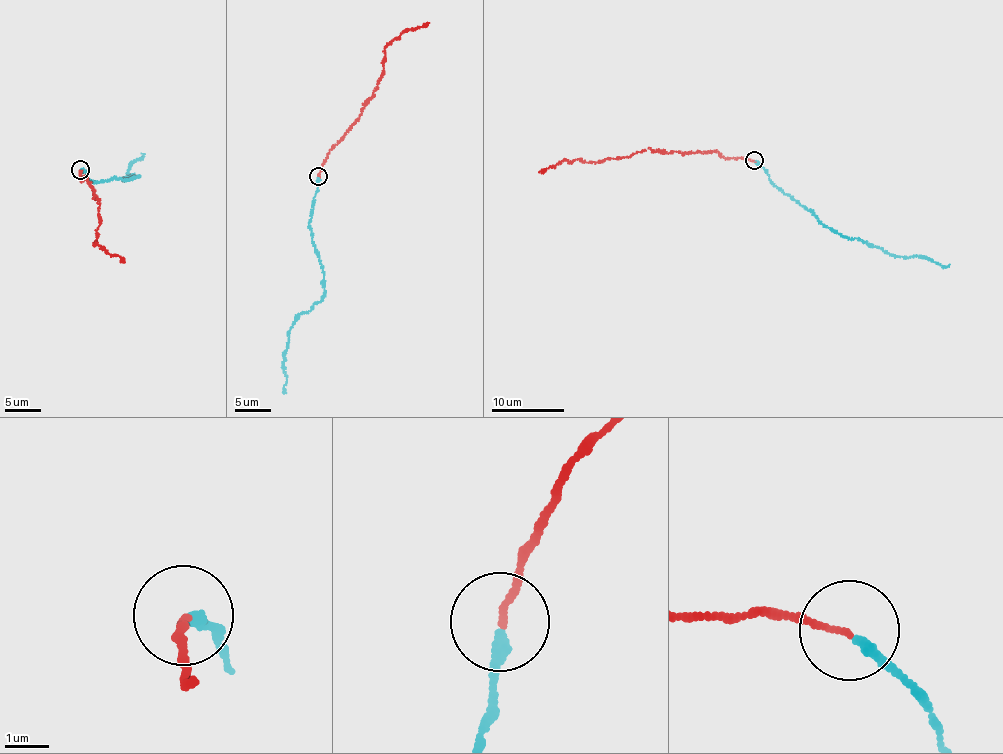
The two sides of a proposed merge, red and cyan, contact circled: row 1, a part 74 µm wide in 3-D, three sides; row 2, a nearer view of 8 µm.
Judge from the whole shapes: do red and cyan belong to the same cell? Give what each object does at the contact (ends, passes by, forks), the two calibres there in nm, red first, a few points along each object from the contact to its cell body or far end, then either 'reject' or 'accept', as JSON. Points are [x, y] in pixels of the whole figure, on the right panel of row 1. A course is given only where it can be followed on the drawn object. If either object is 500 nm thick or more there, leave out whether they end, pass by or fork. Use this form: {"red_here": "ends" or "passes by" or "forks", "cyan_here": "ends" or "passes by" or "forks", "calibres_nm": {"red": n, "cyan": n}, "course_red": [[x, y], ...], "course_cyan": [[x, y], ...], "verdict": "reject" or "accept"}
{"red_here": "ends", "cyan_here": "ends", "calibres_nm": {"red": 120, "cyan": 240}, "course_red": [[754, 160], [727, 157], [716, 152], [661, 153], [648, 148], [628, 157], [561, 161], [539, 172]], "course_cyan": [[756, 161], [786, 194], [812, 211], [825, 227], [906, 258], [915, 255], [940, 264], [949, 264]], "verdict": "accept"}

